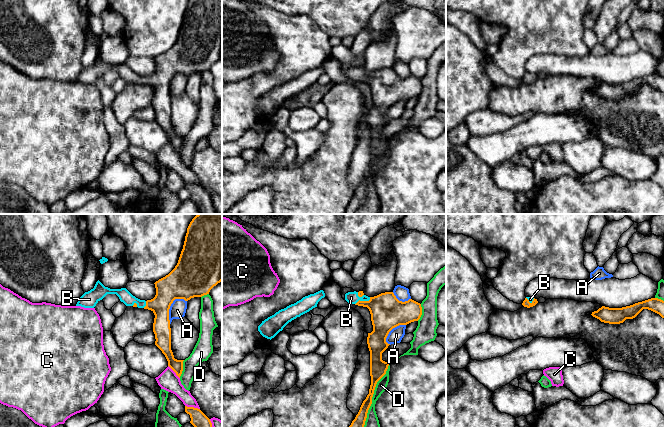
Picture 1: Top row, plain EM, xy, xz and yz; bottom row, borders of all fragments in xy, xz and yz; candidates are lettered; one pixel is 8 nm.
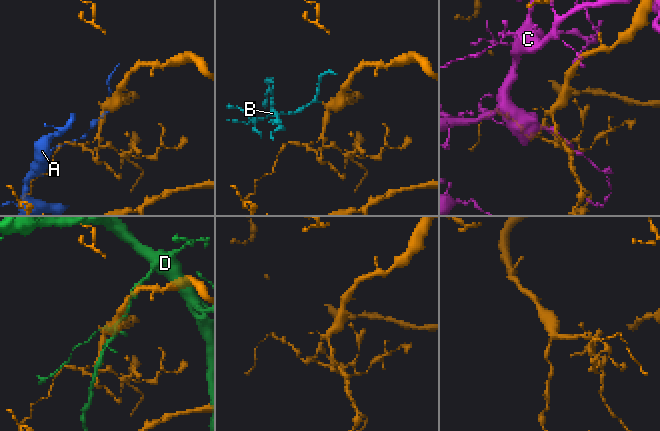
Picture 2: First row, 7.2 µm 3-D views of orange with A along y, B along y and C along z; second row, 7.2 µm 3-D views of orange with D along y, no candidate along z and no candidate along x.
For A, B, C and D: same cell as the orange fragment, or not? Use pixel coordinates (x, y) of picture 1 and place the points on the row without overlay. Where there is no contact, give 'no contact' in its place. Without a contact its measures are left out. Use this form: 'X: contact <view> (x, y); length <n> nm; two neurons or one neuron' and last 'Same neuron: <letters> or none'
A: contact xy (169, 83); length 240 nm; two neurons
B: contact xz (363, 77); length 140 nm; one neuron
C: contact xy (192, 183); length 120 nm; two neurons
D: contact xz (371, 177); length 650 nm; two neurons
Same neuron: B

